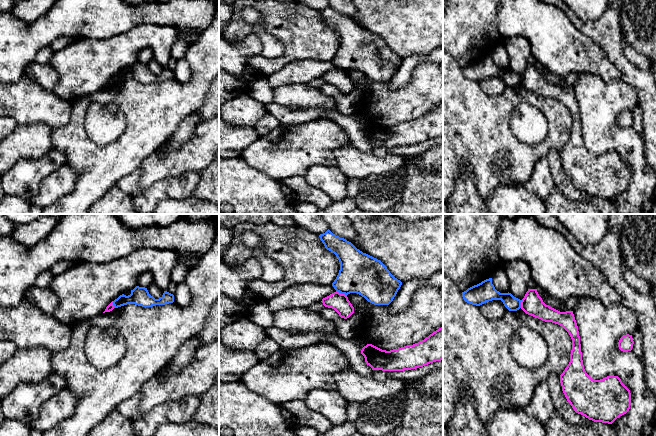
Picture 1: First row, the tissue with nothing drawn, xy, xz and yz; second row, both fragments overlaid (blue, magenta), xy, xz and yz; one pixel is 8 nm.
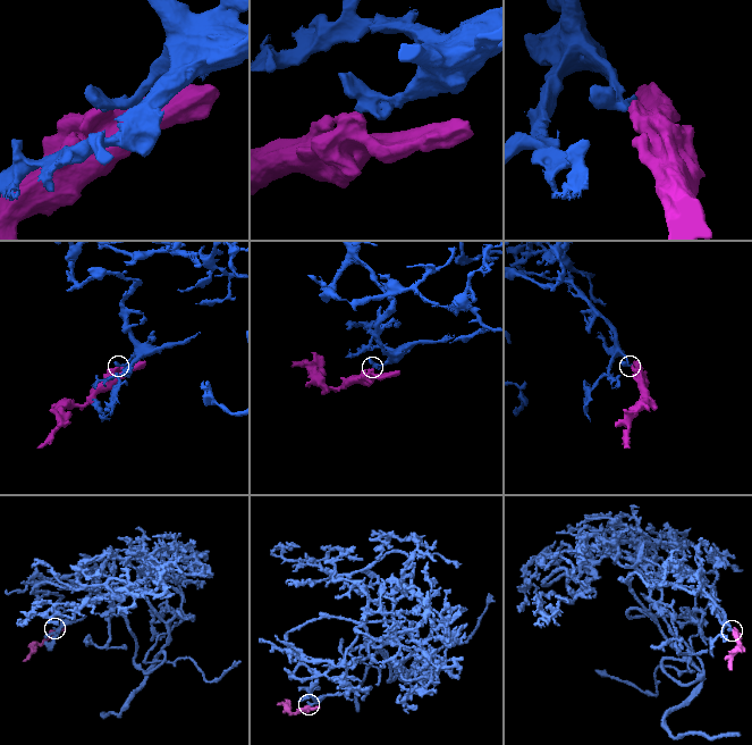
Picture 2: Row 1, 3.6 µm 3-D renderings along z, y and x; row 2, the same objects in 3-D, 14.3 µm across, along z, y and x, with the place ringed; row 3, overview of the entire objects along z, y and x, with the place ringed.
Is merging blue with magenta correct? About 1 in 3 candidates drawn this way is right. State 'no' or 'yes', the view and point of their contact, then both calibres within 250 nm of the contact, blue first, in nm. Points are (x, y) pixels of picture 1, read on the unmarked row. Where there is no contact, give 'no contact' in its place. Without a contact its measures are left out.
no; contact xz (341, 69); calibres 320 and 150 nm

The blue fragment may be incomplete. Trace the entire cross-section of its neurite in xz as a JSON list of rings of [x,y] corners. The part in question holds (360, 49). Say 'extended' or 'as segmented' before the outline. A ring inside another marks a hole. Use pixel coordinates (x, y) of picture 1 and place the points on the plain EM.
as segmented | [[[329,5],[319,13],[340,38],[339,49],[332,59],[337,68],[357,69],[374,81],[389,81],[393,77],[402,58],[380,36],[363,29]]]

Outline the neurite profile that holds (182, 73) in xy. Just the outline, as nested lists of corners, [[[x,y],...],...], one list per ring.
[[[186,58],[177,60],[174,69],[174,79],[180,83],[188,82],[192,77],[192,69]]]

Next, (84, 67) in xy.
[[[144,24],[105,40],[79,39],[55,52],[49,61],[59,75],[53,92],[58,97],[72,102],[76,98],[102,90],[112,77],[126,67],[133,66],[137,62],[138,53],[144,48],[150,48],[153,51],[153,59],[166,67],[170,50],[178,37],[179,31],[176,27]]]

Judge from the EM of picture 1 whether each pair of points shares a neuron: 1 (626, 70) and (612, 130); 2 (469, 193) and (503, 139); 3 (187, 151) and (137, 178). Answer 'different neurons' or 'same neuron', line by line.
1: different neurons
2: different neurons
3: same neuron

